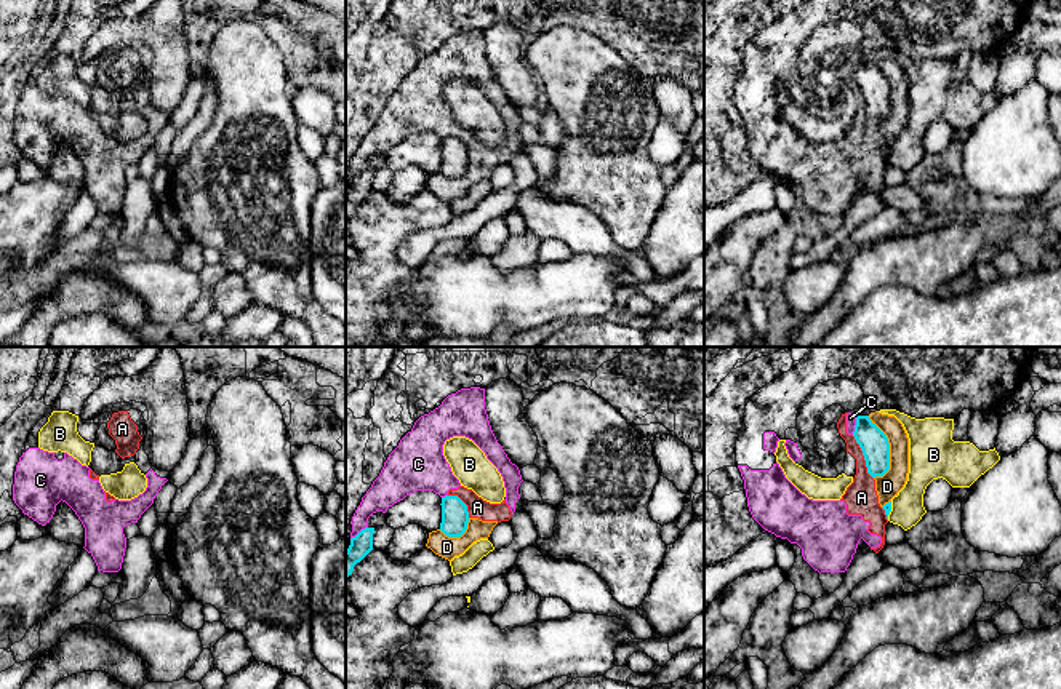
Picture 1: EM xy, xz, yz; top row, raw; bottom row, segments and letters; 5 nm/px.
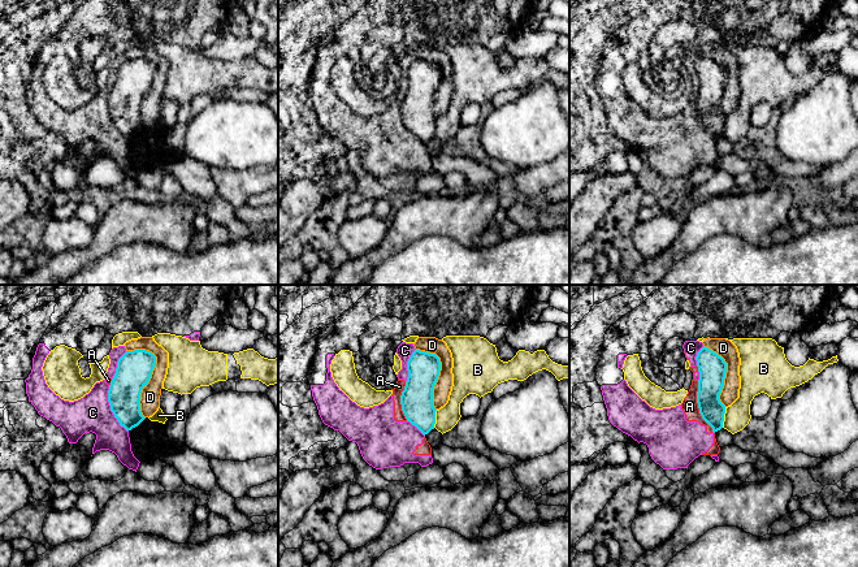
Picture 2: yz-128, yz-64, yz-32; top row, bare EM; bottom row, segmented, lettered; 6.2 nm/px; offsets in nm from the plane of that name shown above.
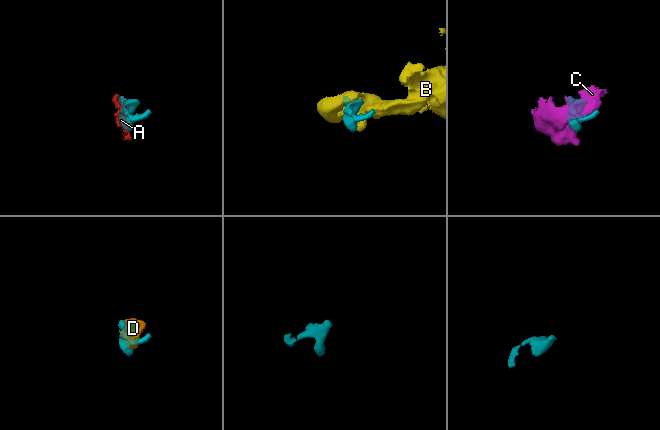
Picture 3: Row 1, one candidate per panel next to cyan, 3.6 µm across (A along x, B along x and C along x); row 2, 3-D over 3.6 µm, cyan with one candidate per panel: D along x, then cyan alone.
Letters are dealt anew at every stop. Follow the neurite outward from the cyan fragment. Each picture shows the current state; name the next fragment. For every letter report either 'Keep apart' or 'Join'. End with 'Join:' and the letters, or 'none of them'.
A: Keep apart
B: Keep apart
C: Keep apart
D: Keep apart
Join: none of them

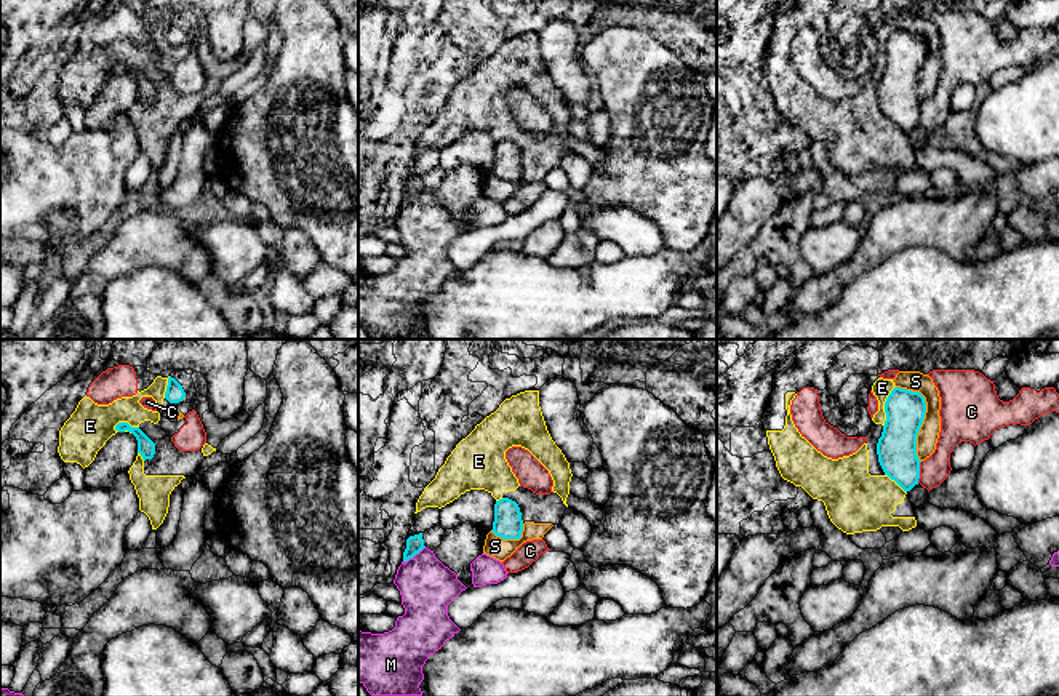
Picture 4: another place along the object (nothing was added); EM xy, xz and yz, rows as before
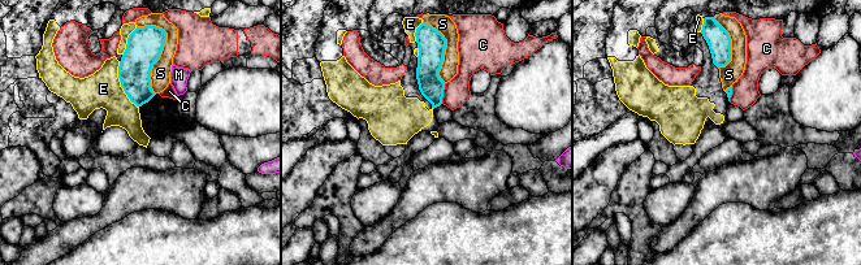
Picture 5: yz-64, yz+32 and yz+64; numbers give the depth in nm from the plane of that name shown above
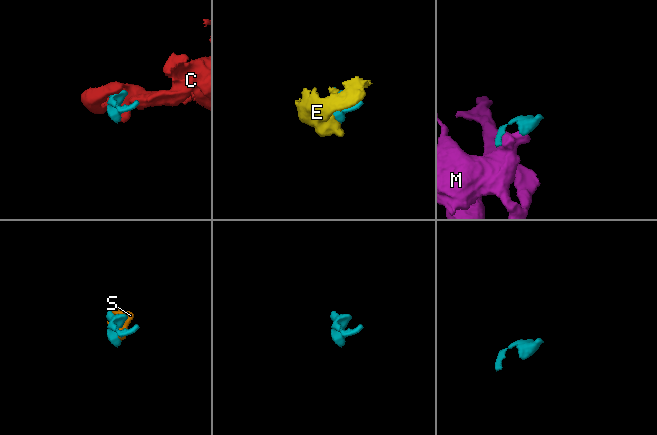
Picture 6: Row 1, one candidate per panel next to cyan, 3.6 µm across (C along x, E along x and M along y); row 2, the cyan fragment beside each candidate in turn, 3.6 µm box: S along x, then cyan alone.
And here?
C: Keep apart
E: Keep apart
M: Keep apart
S: Keep apart
Join: none of them

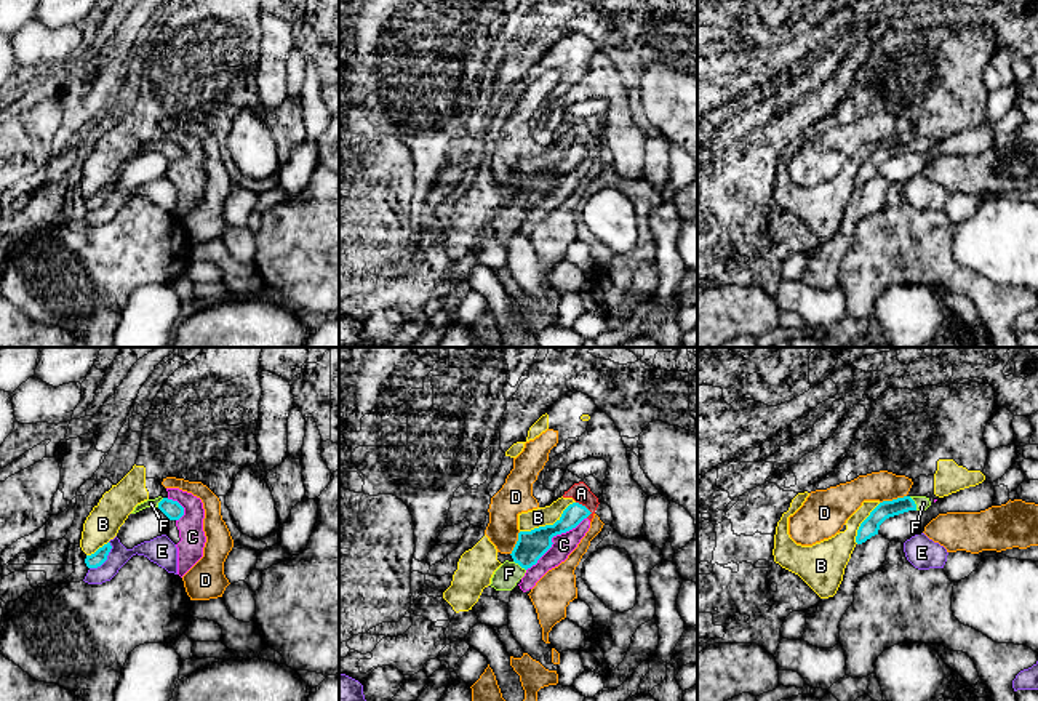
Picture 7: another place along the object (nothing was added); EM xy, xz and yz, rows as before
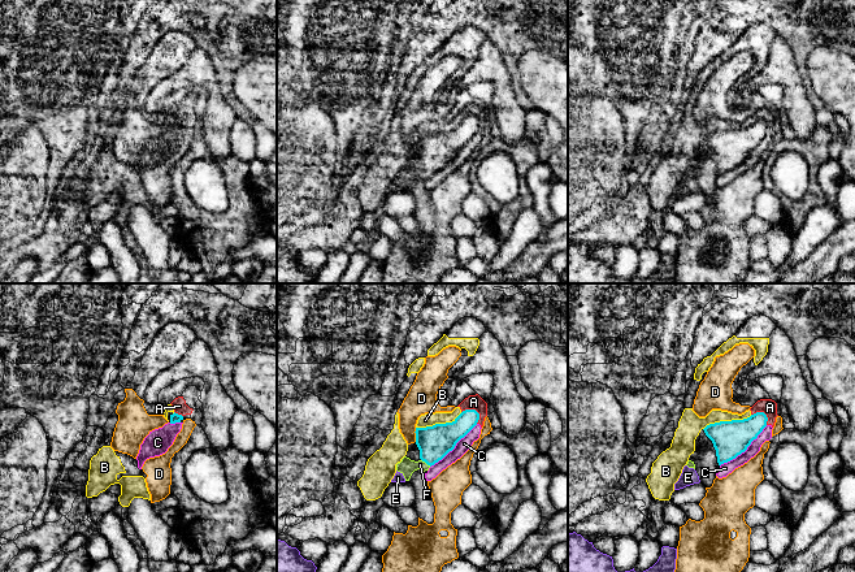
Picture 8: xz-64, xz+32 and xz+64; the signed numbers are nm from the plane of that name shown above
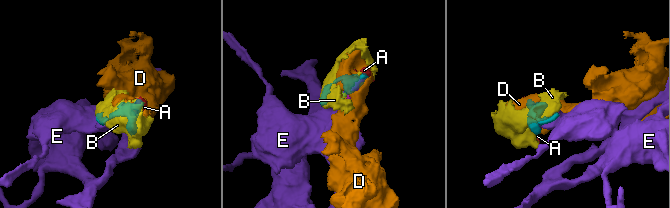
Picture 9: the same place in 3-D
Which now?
A: Keep apart
B: Keep apart
C: Keep apart
D: Keep apart
E: Keep apart
F: Join
Join: F

